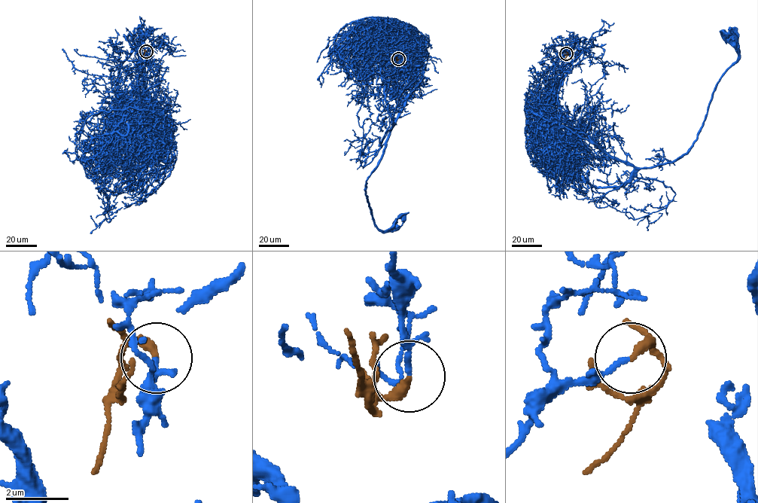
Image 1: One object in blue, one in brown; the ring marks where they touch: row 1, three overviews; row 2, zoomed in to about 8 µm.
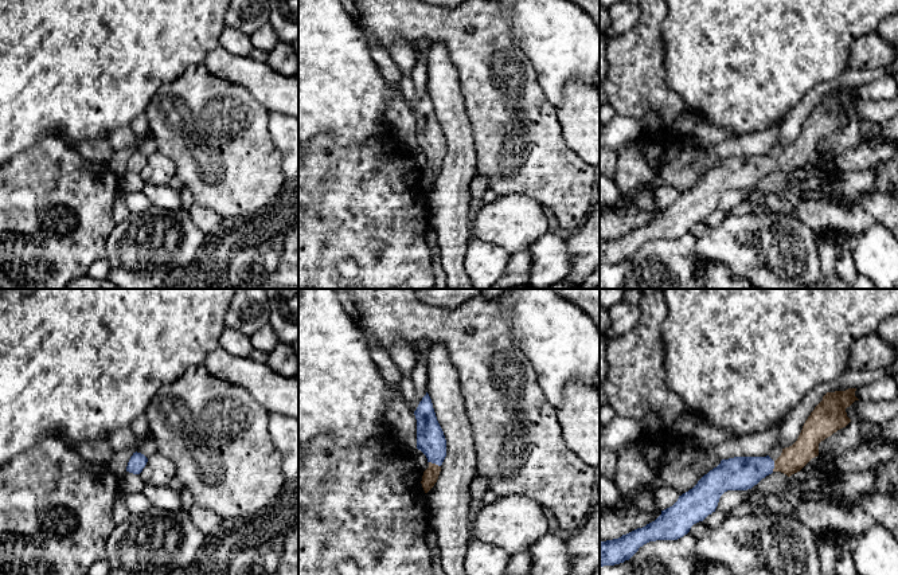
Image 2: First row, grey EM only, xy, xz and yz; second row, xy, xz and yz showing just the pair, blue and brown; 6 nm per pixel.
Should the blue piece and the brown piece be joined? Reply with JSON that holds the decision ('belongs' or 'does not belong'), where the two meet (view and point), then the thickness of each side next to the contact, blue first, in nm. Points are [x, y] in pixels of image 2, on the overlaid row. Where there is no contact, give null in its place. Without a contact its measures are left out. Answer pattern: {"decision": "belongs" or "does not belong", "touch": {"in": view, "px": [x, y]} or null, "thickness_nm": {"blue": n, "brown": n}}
{"decision": "belongs", "touch": {"in": "xz", "px": [434, 462]}, "thickness_nm": {"blue": 170, "brown": 90}}

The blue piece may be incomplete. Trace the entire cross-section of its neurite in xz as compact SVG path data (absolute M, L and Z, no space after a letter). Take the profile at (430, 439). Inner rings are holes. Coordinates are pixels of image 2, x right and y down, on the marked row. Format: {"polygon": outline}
{"polygon": "M427 392L419 402L414 415L417 419L417 449L426 455L429 462L421 481L425 493L427 493L437 482L441 465L446 457L446 439Z"}

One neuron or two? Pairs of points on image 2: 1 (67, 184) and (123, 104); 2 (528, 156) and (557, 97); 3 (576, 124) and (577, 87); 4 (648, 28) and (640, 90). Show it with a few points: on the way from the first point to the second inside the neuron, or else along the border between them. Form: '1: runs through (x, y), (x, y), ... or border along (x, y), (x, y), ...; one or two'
1: border along (46, 137), (59, 136), (75, 148); two
2: border along (535, 77), (545, 96), (555, 106); two
3: runs through (577, 114), (577, 97); one
4: runs through (643, 43), (640, 50), (640, 75); one

